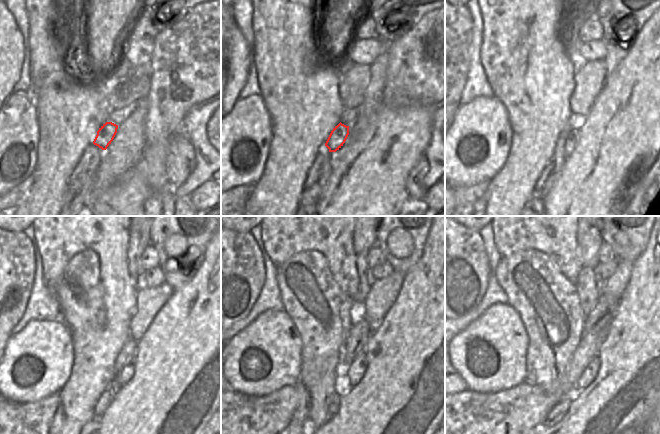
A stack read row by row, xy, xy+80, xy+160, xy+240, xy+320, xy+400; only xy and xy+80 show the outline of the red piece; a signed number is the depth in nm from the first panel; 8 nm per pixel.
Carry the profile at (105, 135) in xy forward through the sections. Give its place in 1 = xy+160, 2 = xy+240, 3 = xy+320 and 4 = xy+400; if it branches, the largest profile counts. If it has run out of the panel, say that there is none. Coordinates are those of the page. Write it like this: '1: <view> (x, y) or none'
1: xy+160 (571, 134)
2: xy+240 (125, 376)
3: xy+320 (354, 372)
4: xy+400 (589, 374)

